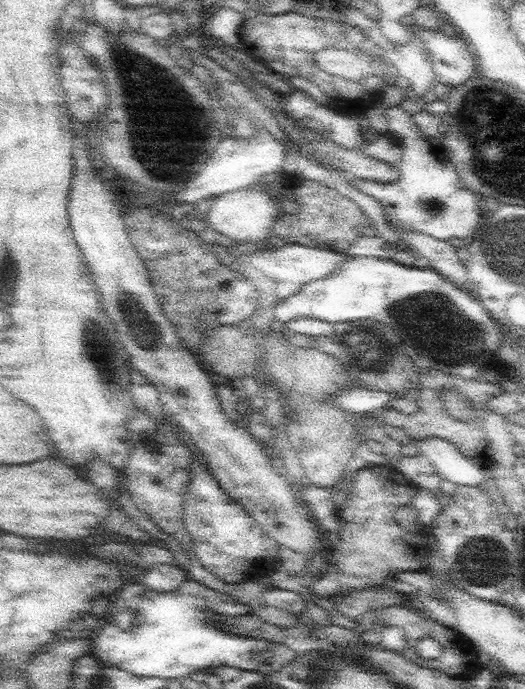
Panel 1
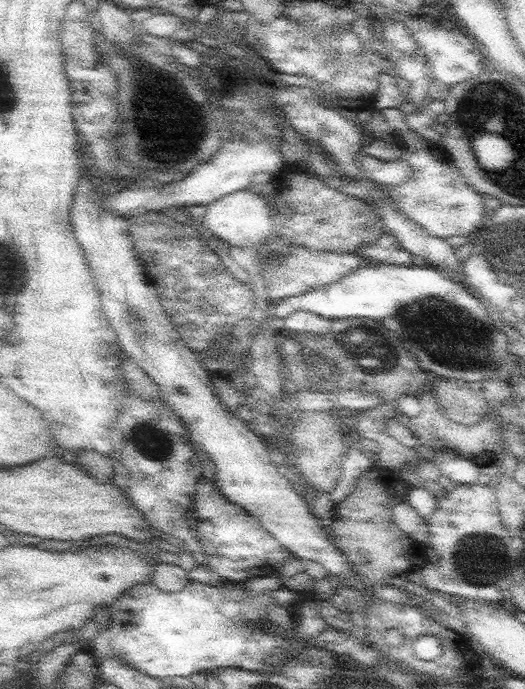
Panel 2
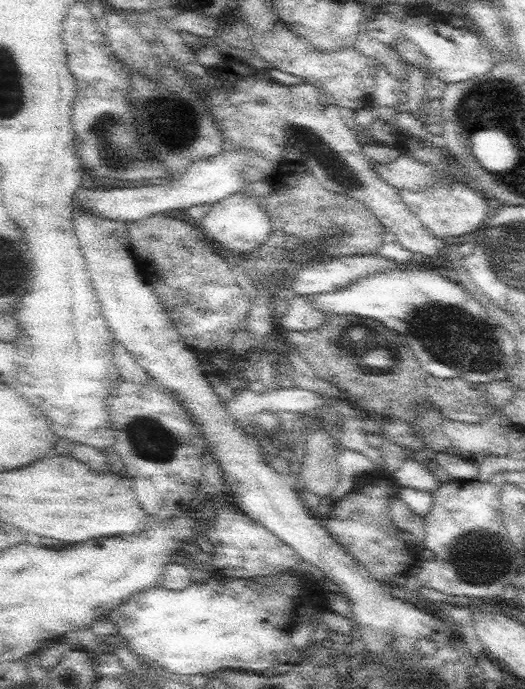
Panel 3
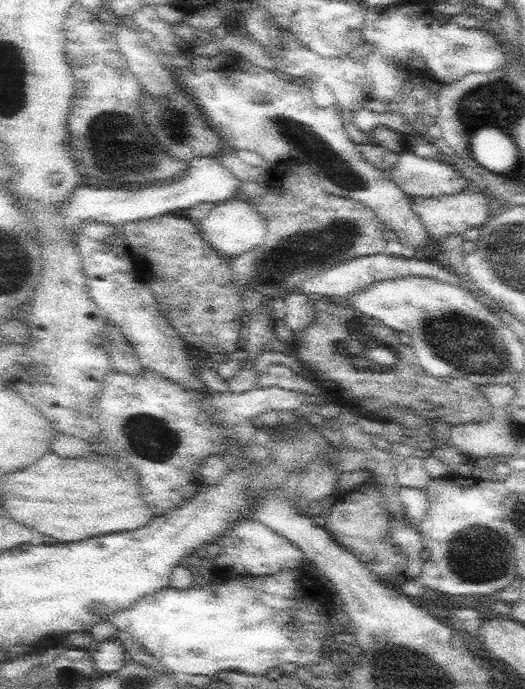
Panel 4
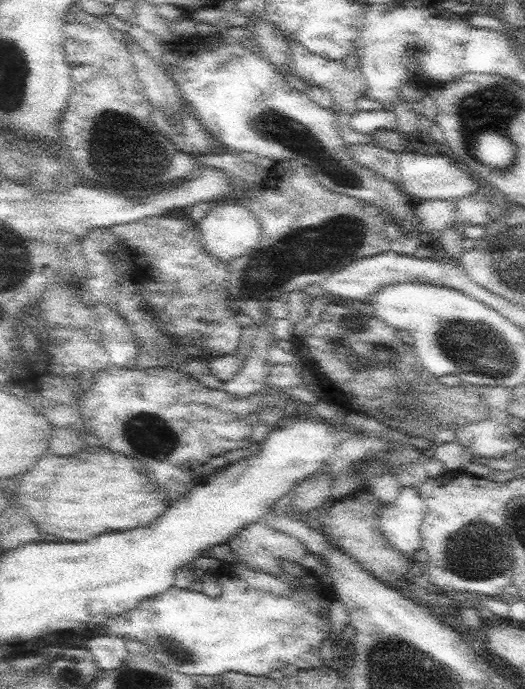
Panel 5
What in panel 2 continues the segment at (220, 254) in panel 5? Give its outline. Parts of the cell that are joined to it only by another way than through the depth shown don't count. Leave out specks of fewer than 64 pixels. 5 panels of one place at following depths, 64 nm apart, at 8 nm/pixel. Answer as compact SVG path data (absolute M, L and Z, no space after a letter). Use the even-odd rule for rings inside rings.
M251 188L233 192L209 204L202 222L204 229L210 230L216 238L228 242L232 248L261 249L272 232L273 208L268 204L269 199L250 190Z

